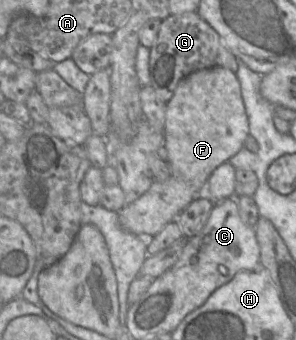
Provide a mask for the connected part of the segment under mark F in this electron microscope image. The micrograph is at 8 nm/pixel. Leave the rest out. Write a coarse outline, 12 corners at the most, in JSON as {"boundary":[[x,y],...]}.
{"boundary":[[215,66],[166,103],[170,177],[118,213],[155,236],[244,146],[240,83]]}

